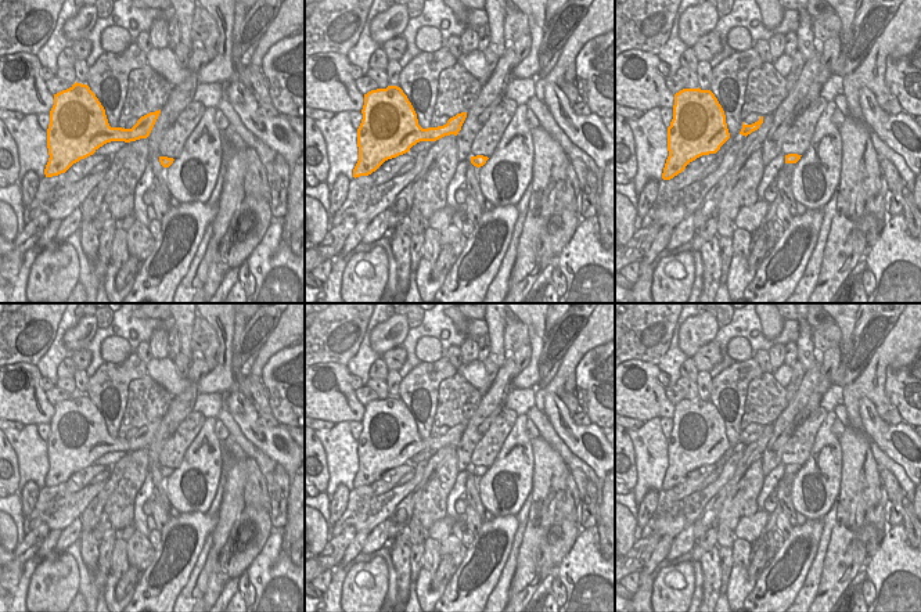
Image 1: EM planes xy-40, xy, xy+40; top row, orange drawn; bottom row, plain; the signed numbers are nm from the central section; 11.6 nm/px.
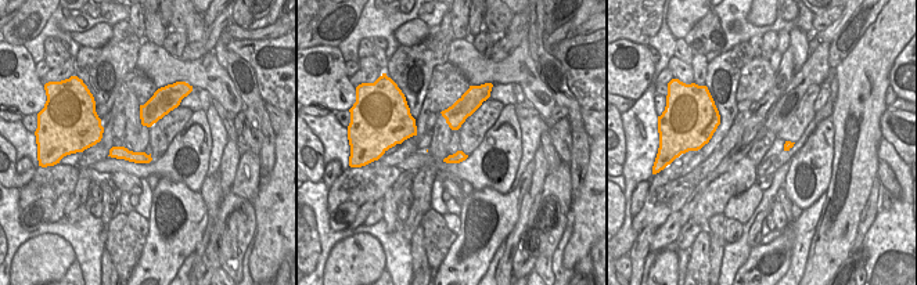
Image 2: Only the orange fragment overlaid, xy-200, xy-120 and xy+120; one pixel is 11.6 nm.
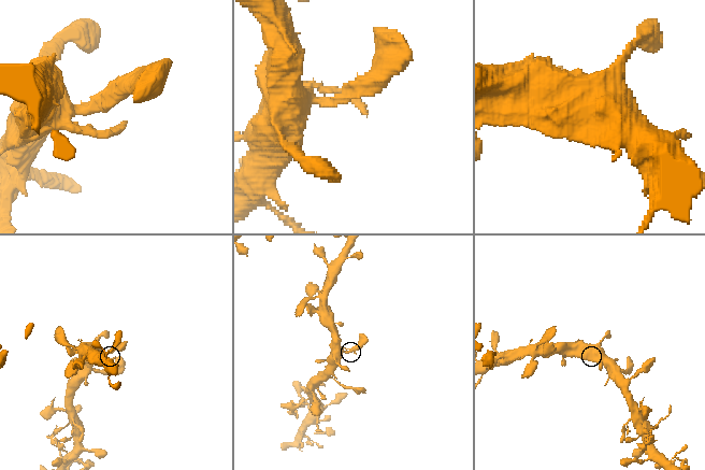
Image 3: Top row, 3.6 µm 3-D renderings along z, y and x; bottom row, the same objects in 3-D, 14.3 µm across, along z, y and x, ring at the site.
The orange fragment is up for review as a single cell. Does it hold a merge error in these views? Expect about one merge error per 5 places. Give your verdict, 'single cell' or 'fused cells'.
single cell

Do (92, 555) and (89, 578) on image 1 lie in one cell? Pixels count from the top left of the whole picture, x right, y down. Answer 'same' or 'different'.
different

